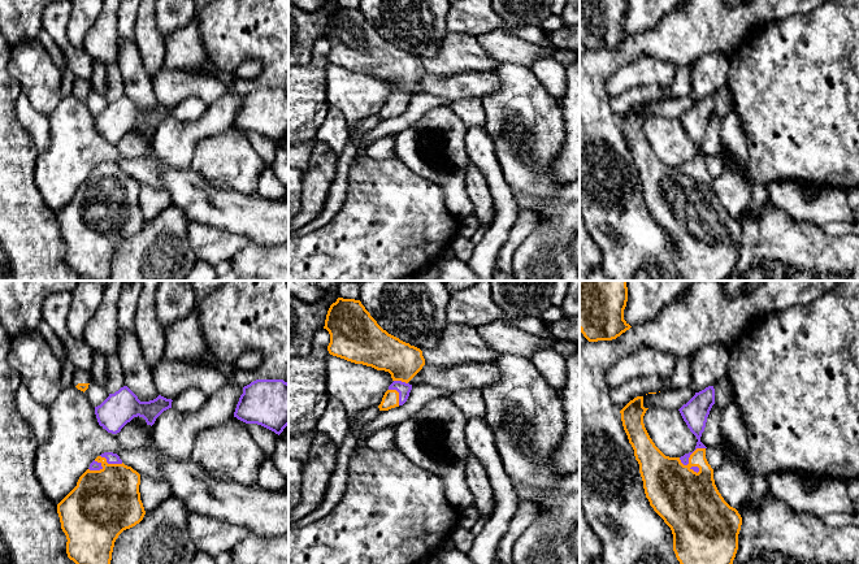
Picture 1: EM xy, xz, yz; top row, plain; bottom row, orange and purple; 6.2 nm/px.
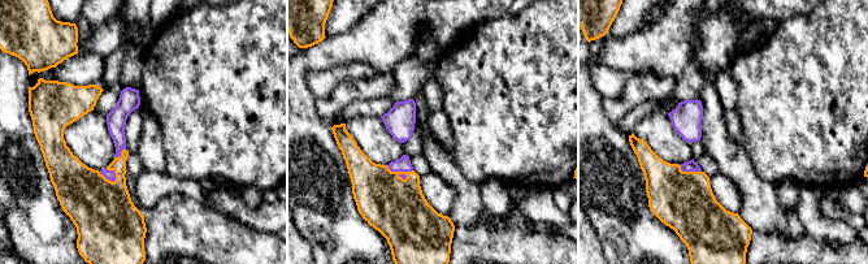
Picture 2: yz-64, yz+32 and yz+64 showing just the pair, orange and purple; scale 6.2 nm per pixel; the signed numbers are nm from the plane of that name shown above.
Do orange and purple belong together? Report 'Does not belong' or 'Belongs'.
Belongs

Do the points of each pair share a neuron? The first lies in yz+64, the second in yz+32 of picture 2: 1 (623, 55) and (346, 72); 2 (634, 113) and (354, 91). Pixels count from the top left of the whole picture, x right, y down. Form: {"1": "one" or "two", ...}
{"1": "two", "2": "two"}

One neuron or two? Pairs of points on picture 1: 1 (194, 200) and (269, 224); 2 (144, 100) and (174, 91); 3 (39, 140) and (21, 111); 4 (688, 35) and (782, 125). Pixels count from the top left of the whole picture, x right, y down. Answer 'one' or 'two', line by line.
1: one
2: two
3: one
4: two

